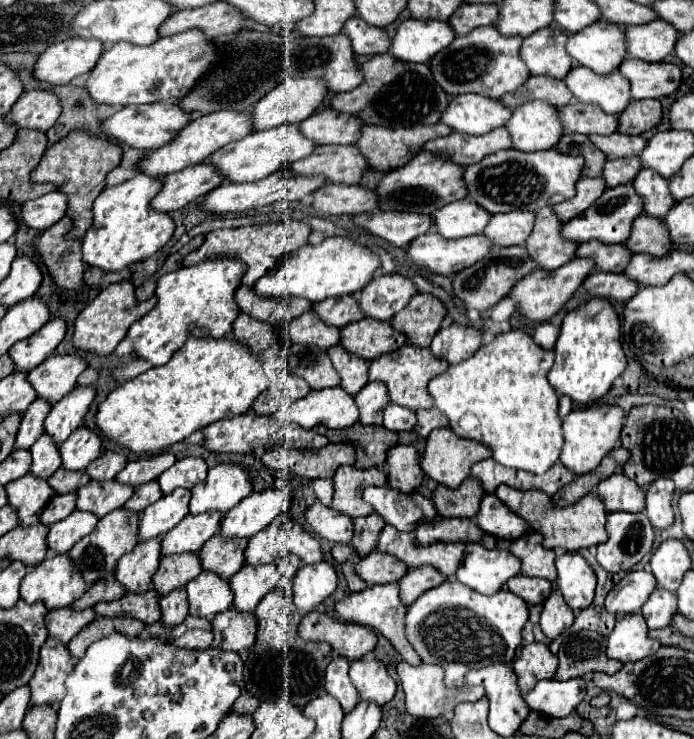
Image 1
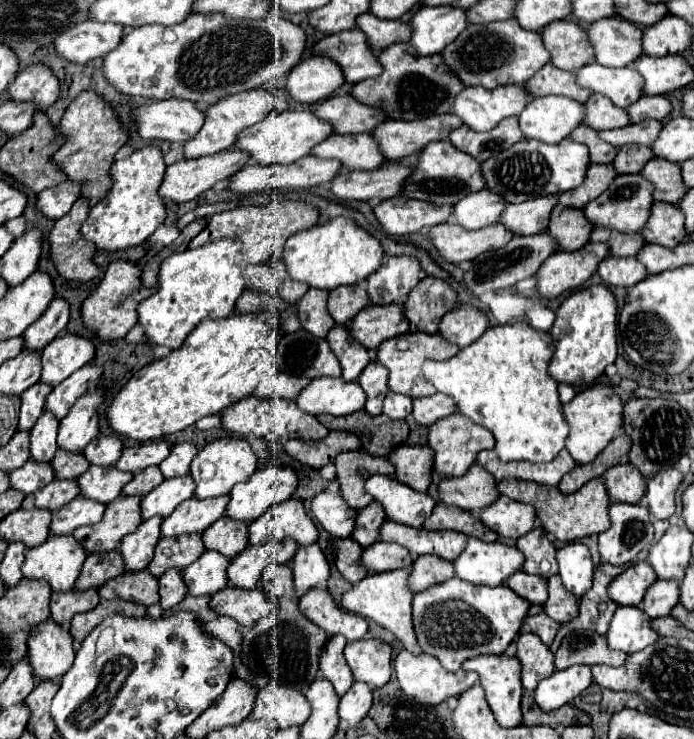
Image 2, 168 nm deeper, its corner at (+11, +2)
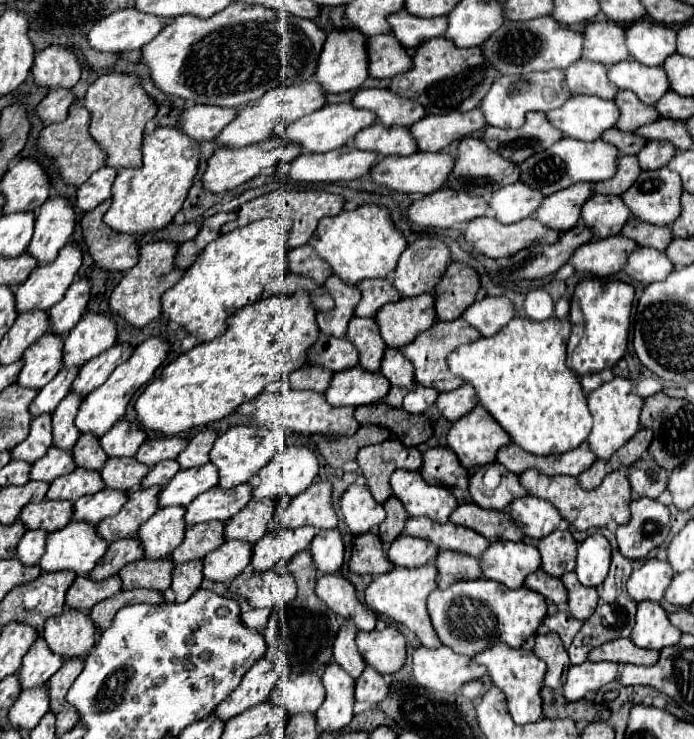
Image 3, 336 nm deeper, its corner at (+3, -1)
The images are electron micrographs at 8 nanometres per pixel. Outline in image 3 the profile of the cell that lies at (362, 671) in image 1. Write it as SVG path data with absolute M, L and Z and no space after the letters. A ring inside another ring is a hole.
M385 628L381 632L359 632L357 648L365 664L383 676L399 672L405 664L405 638L395 628Z

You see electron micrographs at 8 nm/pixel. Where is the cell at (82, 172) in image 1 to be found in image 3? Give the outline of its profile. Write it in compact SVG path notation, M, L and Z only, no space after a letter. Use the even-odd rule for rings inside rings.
M105 74L99 76L87 90L83 106L91 114L89 134L105 152L105 166L115 170L141 166L141 142L145 124L157 114L155 102L145 94L135 76Z

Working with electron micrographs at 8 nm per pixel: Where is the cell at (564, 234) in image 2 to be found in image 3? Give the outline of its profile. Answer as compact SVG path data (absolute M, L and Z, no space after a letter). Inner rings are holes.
M601 194L591 196L581 208L581 222L593 232L593 238L609 238L619 234L623 222L627 222L629 210L621 198L601 198Z

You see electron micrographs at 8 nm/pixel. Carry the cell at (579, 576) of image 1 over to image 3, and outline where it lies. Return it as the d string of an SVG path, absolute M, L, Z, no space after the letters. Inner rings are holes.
M591 534L585 542L579 544L577 550L577 566L575 574L583 586L597 588L603 584L611 562L611 546L605 536Z

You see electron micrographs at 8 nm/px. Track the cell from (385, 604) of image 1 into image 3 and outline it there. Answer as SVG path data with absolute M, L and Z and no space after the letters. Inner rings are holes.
M433 564L421 566L421 568L393 568L391 572L385 572L381 576L375 576L373 582L365 590L365 606L369 606L375 614L387 616L397 624L407 626L425 648L439 648L441 642L431 626L429 614L427 614L427 596L437 588L437 568Z

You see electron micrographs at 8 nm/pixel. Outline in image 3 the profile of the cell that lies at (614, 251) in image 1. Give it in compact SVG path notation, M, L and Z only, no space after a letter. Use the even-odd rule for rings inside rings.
M633 218L625 222L621 236L633 238L637 246L655 250L665 250L665 246L673 240L673 236L669 234L669 226L649 226L647 222L633 222Z

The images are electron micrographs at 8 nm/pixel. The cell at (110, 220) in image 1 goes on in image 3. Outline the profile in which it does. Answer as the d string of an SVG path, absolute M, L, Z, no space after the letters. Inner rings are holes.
M155 128L143 140L143 166L137 170L123 170L113 184L111 208L105 212L103 222L119 234L147 234L163 230L173 216L181 210L187 190L199 166L199 144L185 138L177 128Z

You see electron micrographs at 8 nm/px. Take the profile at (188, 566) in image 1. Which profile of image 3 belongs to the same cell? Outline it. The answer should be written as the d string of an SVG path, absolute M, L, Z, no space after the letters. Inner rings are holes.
M205 522L201 526L187 528L183 542L171 552L171 560L175 564L203 560L213 548L219 548L223 544L221 532L223 532L221 522Z

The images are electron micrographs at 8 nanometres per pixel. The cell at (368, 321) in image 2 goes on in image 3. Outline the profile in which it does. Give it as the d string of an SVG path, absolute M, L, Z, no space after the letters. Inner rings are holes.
M433 294L417 298L401 298L385 304L375 314L381 338L387 348L403 348L425 332L433 322Z

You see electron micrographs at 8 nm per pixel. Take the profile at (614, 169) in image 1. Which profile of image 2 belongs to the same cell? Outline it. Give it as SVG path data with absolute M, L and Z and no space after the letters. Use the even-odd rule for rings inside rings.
M621 147L617 159L613 161L617 173L639 173L641 167L645 167L645 163L653 157L651 147Z

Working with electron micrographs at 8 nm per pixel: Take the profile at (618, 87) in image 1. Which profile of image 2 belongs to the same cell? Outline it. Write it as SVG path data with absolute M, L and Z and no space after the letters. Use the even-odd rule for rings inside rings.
M591 63L581 67L577 73L579 87L607 95L617 107L627 109L641 97L641 75L633 67L601 67Z

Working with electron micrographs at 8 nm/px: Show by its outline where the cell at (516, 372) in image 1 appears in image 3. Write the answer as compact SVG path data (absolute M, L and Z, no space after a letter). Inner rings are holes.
M513 318L495 336L479 338L473 344L459 346L447 358L451 374L459 376L465 384L473 386L479 404L501 424L501 428L511 436L511 442L529 454L565 454L577 448L589 436L591 414L585 406L585 394L581 394L579 378L565 366L569 330L569 320L533 322L525 318Z

